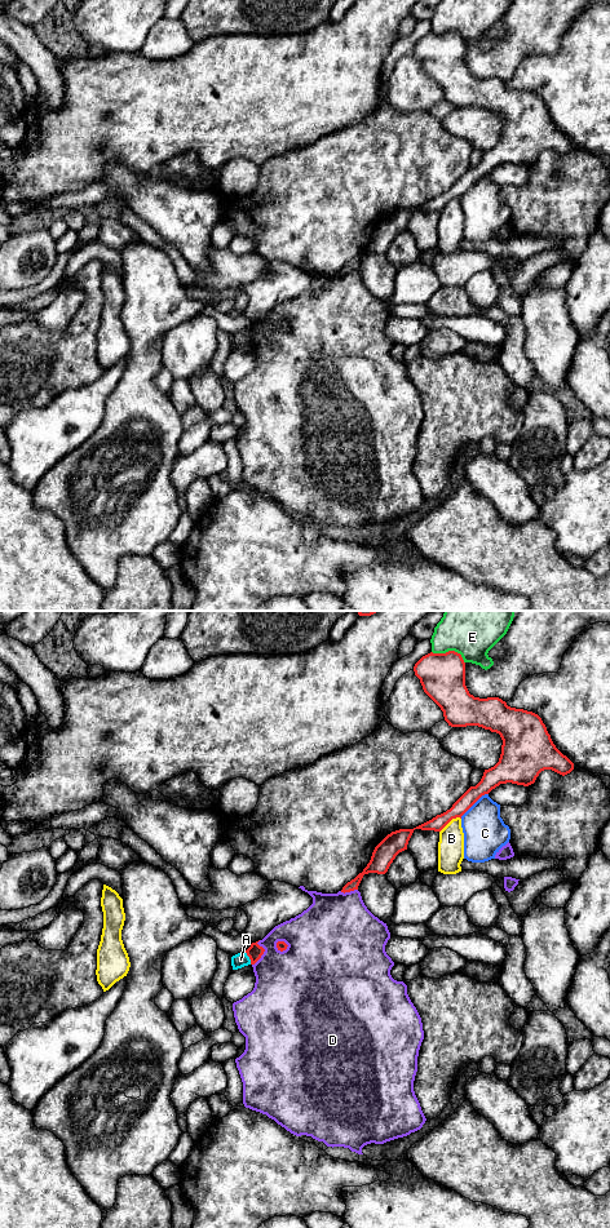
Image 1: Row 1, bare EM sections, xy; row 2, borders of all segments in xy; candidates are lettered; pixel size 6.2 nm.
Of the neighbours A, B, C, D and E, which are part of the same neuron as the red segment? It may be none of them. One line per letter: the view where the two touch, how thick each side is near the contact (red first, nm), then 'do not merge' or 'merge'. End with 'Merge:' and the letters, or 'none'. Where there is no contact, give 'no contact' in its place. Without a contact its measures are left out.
A: xy | 90/90 nm | do not merge
B: xy | 90/160 nm | do not merge
C: xy | 130/280 nm | do not merge
D: xy | 90/420 nm | do not merge
E: xy | 280/240 nm | do not merge
Merge: none

